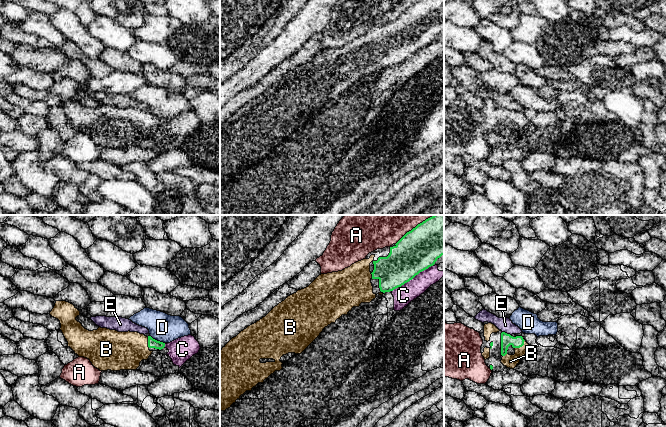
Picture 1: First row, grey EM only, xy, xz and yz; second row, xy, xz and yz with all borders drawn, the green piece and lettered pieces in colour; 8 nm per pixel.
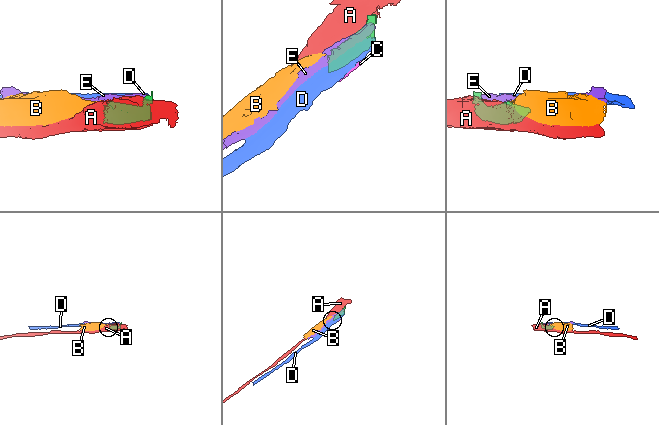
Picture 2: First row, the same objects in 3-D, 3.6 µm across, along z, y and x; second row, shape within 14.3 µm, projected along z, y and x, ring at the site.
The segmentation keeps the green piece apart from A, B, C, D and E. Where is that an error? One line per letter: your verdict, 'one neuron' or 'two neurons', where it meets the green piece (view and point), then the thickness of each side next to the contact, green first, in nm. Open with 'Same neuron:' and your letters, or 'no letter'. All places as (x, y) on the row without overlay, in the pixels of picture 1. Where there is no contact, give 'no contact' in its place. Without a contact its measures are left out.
Same neuron: B
A: two neurons; contact xz (406, 9); calibres 320 and 200 nm
B: one neuron; contact yz (520, 122); calibres 100 and 110 nm
C: two neurons; contact xz (412, 54); calibres 320 and 150 nm
D: two neurons; contact xy (156, 116); calibres 80 and 220 nm
E: two neurons; contact yz (506, 109); calibres 100 and 110 nm

